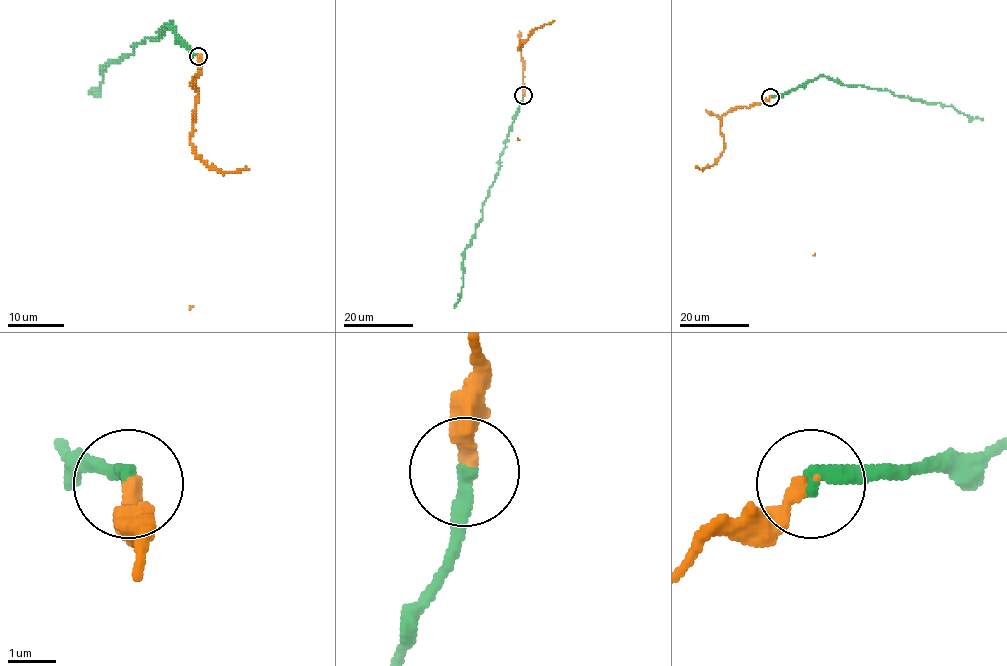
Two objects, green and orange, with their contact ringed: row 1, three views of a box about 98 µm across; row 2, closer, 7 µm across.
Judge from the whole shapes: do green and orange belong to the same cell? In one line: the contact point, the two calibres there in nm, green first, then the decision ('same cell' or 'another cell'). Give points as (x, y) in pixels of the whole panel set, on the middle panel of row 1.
place (523, 95); calibres 320 and 320 nm; same cell

